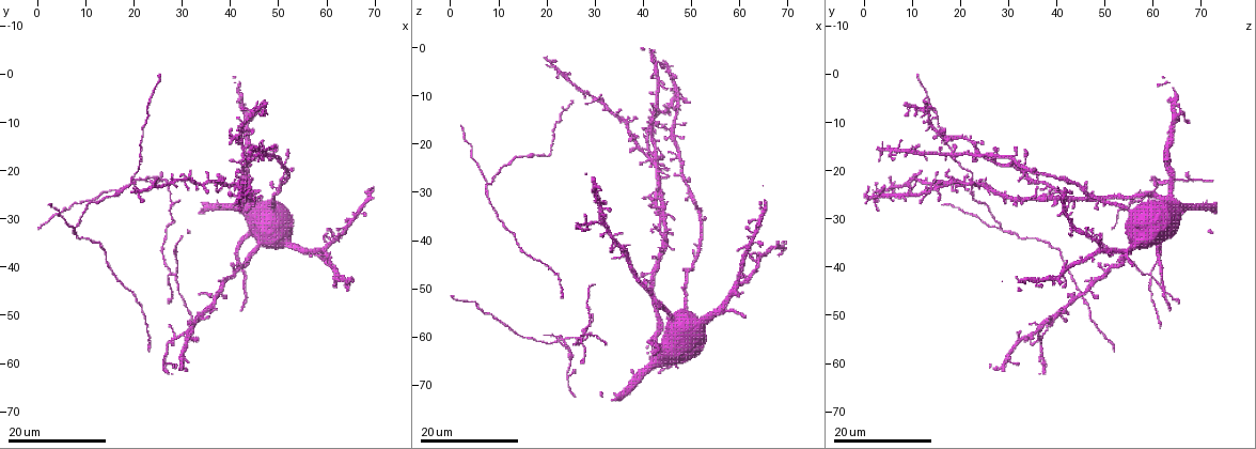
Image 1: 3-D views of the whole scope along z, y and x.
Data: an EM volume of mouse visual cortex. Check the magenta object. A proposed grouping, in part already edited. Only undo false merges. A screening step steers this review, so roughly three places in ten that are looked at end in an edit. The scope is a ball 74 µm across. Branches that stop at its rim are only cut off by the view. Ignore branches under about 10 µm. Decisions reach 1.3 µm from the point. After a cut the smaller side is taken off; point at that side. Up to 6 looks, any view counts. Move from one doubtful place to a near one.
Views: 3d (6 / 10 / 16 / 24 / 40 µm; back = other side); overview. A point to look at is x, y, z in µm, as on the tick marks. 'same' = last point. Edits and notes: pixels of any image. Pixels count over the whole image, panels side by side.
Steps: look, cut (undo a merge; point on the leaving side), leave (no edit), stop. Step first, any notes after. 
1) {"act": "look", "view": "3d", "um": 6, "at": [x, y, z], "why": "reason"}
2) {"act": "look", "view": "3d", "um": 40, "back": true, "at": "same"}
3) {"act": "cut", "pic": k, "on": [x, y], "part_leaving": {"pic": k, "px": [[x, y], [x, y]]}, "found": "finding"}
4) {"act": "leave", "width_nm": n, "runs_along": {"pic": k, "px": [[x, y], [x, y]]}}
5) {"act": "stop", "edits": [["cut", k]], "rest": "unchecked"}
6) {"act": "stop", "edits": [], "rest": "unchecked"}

{"act": "look", "view": "3d", "um": 16, "at": [8.0, 31.5, 28.0], "why": "a fork"}

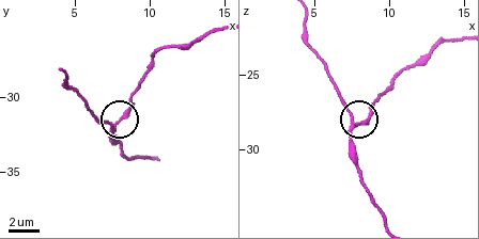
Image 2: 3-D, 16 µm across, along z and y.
{"act": "look", "view": "3d", "um": 10, "at": [7.8, 31.8, 28.2]}

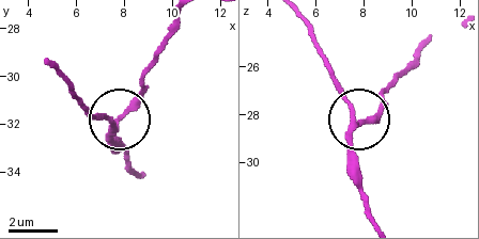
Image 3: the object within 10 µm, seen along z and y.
{"act": "leave", "side_arm_um": 16, "runs_along": {"pic": 3, "px": [[373, 216], [359, 186], [355, 112], [330, 72]]}, "found": "all the same neuron"}

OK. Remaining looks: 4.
{"act": "look", "view": "3d", "um": 24, "at": [28.5, 55.0, 37.0], "why": "four or more arms meet"}

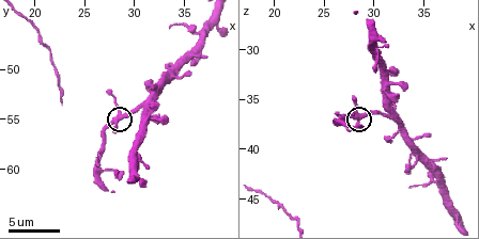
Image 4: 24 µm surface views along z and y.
{"act": "look", "view": "3d", "um": 10, "at": [28.6, 54.8, 37.0]}

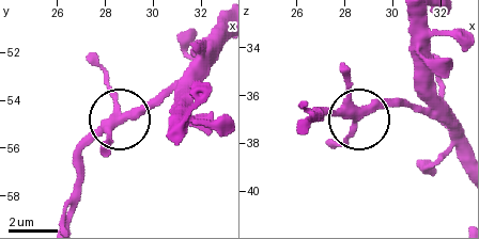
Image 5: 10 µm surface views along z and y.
{"act": "look", "view": "3d", "um": 6, "at": [28.5, 54.7, 36.9], "why": "zoom in"}

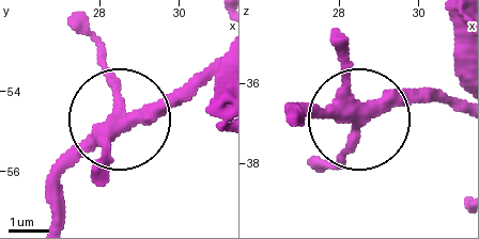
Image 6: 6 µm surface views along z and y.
{"act": "leave", "width_nm": 330, "runs_along": {"pic": 6, "px": [[213, 61], [101, 132], [52, 190]]}, "found": "one neuron here"}

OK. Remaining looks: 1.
{"act": "stop", "edits": [], "rest": "unchecked"}

